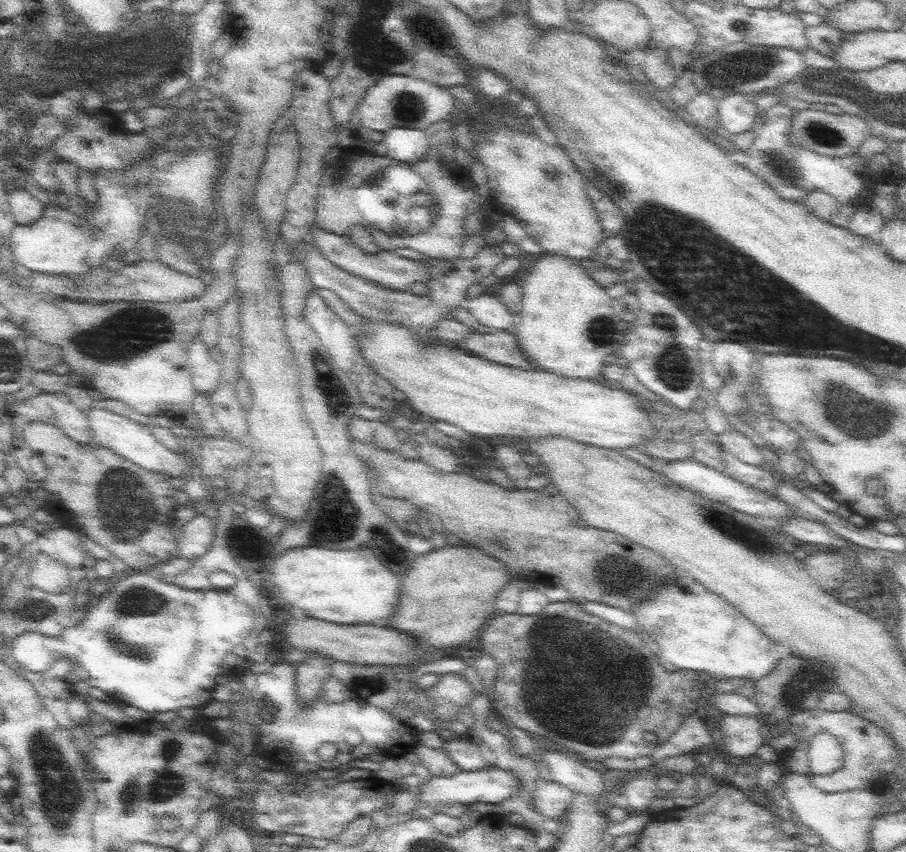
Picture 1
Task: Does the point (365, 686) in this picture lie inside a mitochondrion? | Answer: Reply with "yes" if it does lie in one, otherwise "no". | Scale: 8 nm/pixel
yes

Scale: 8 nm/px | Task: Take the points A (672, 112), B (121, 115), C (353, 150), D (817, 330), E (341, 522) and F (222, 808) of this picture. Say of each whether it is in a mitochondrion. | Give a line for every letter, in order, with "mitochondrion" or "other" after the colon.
A: other
B: other
C: other
D: mitochondrion
E: mitochondrion
F: other

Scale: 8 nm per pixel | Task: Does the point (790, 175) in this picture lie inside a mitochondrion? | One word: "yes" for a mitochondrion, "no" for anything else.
yes

